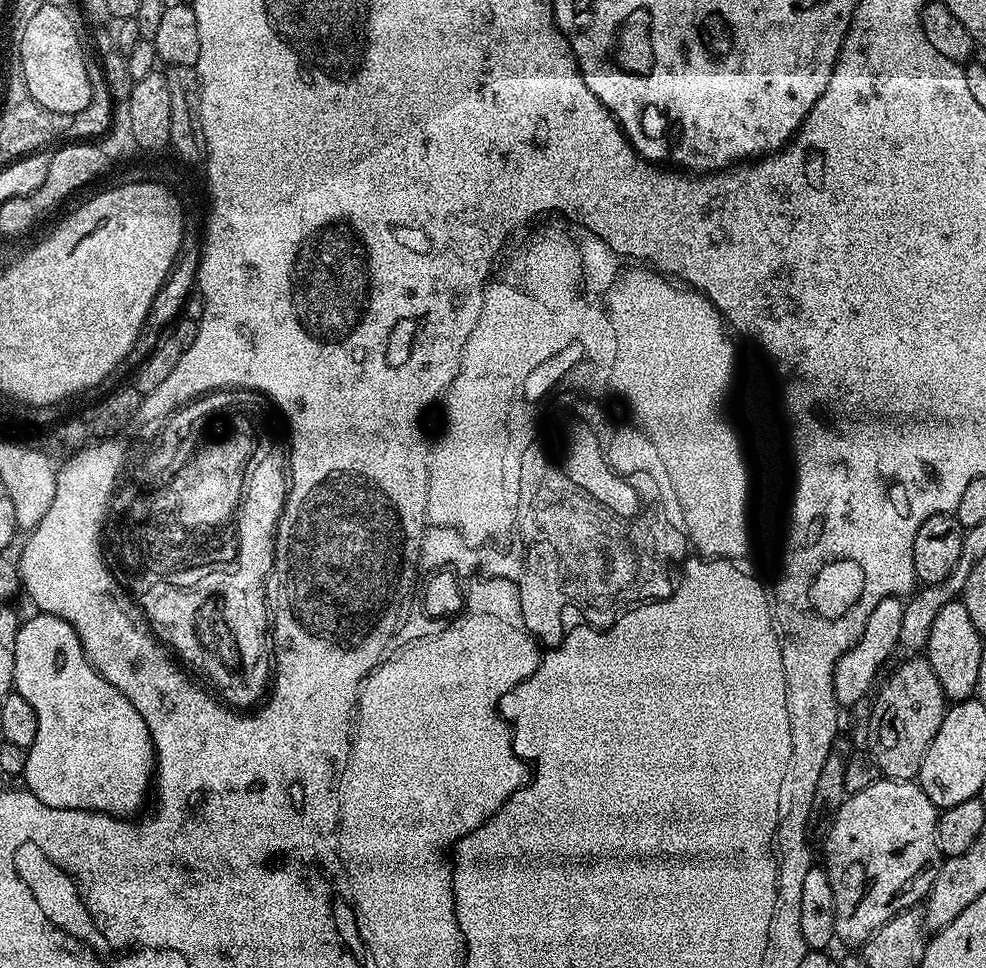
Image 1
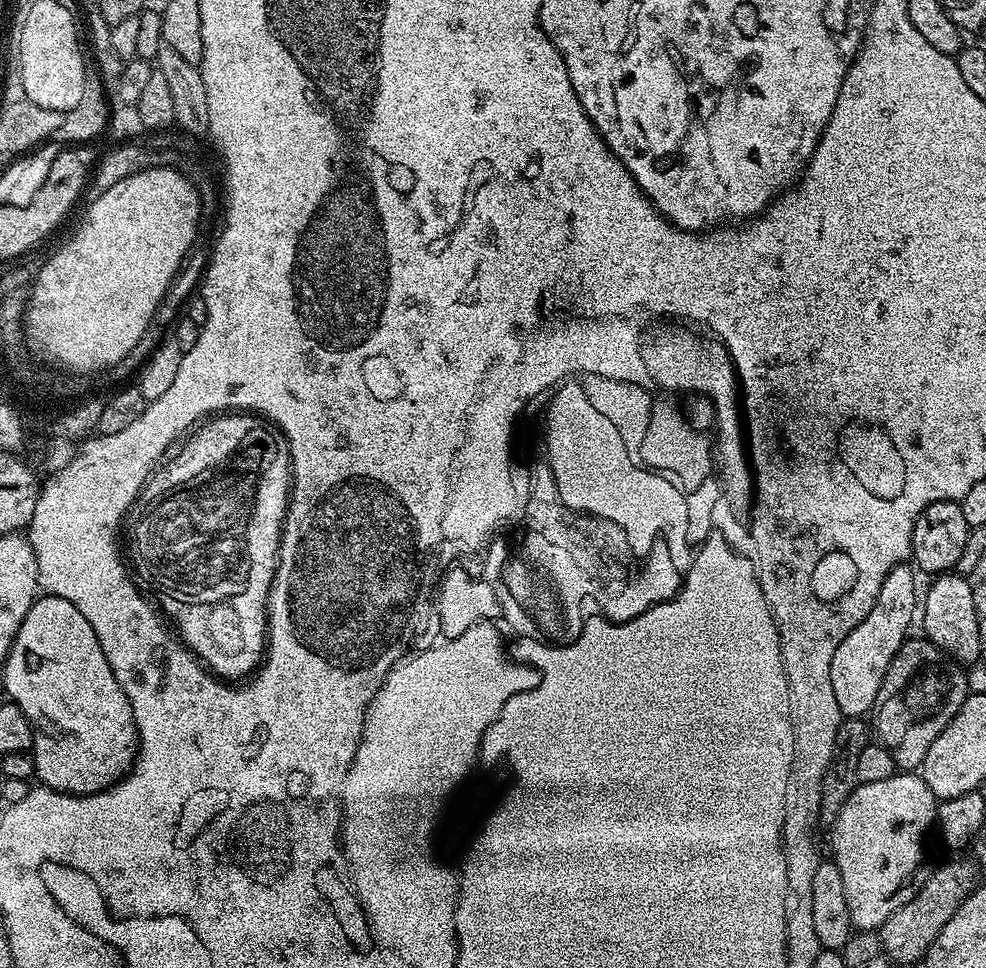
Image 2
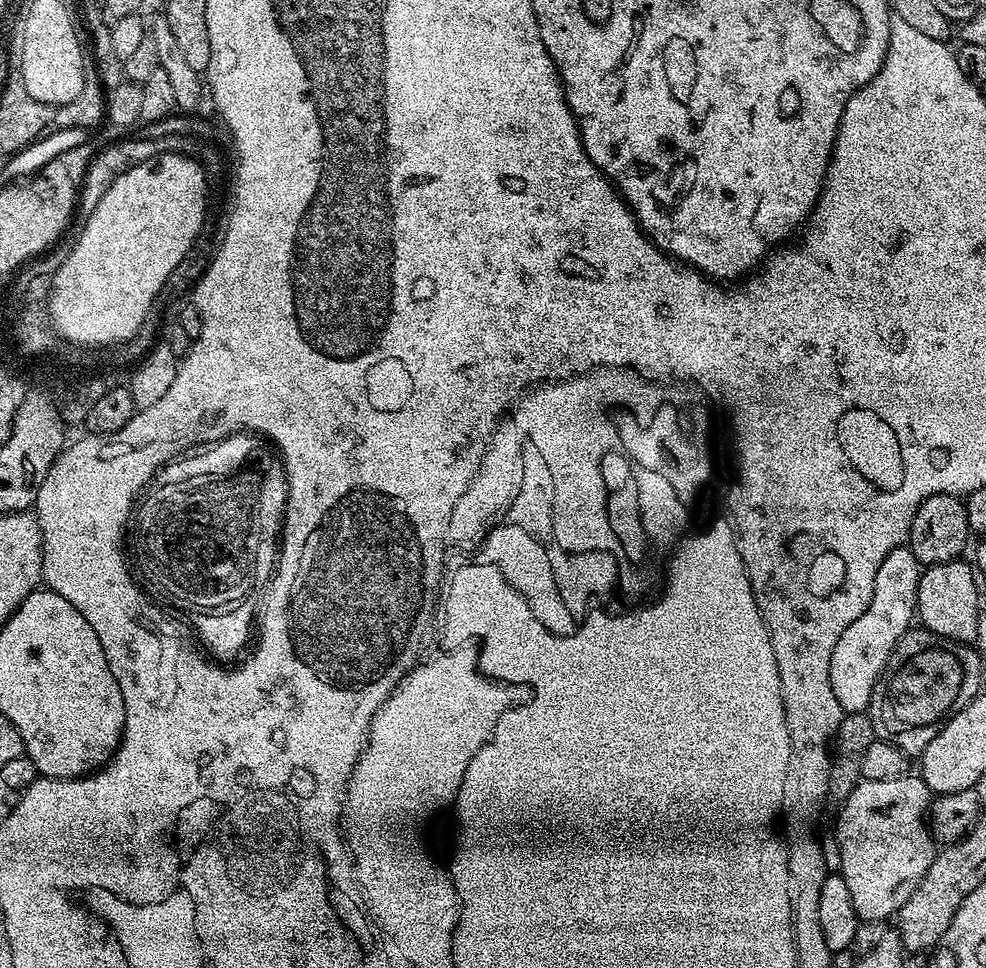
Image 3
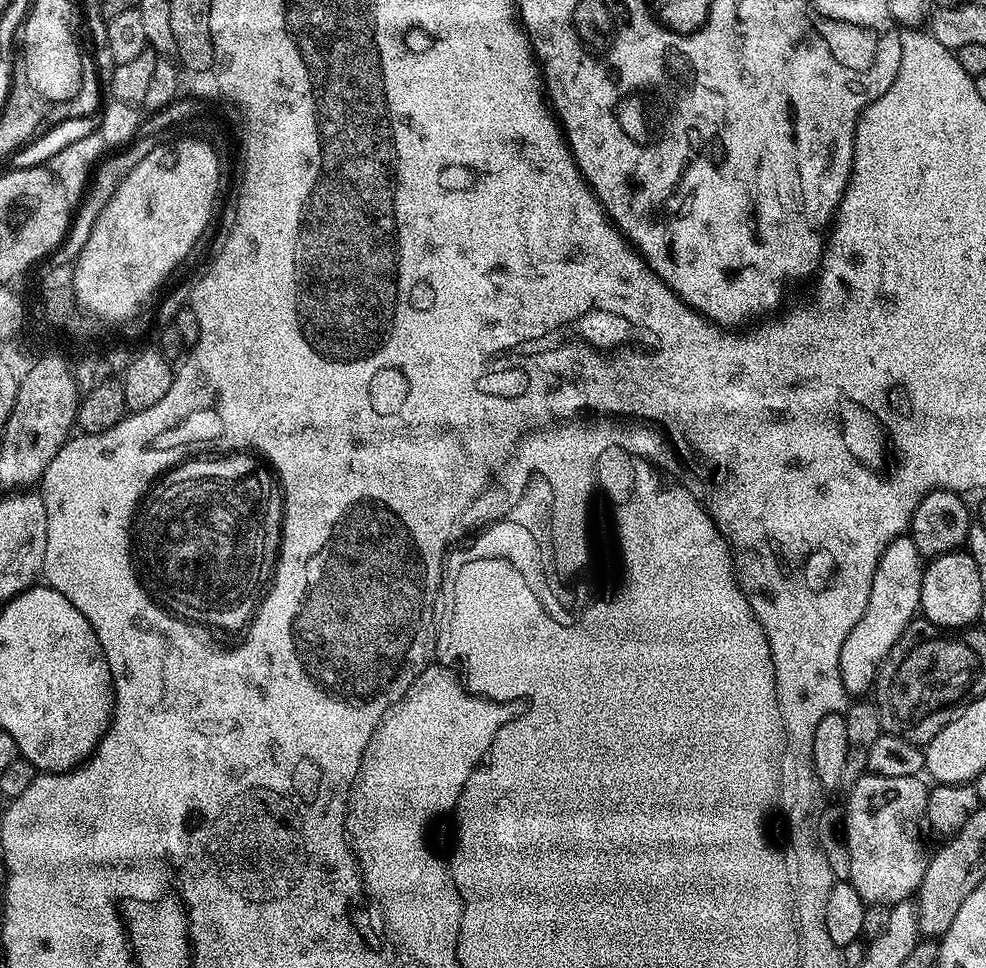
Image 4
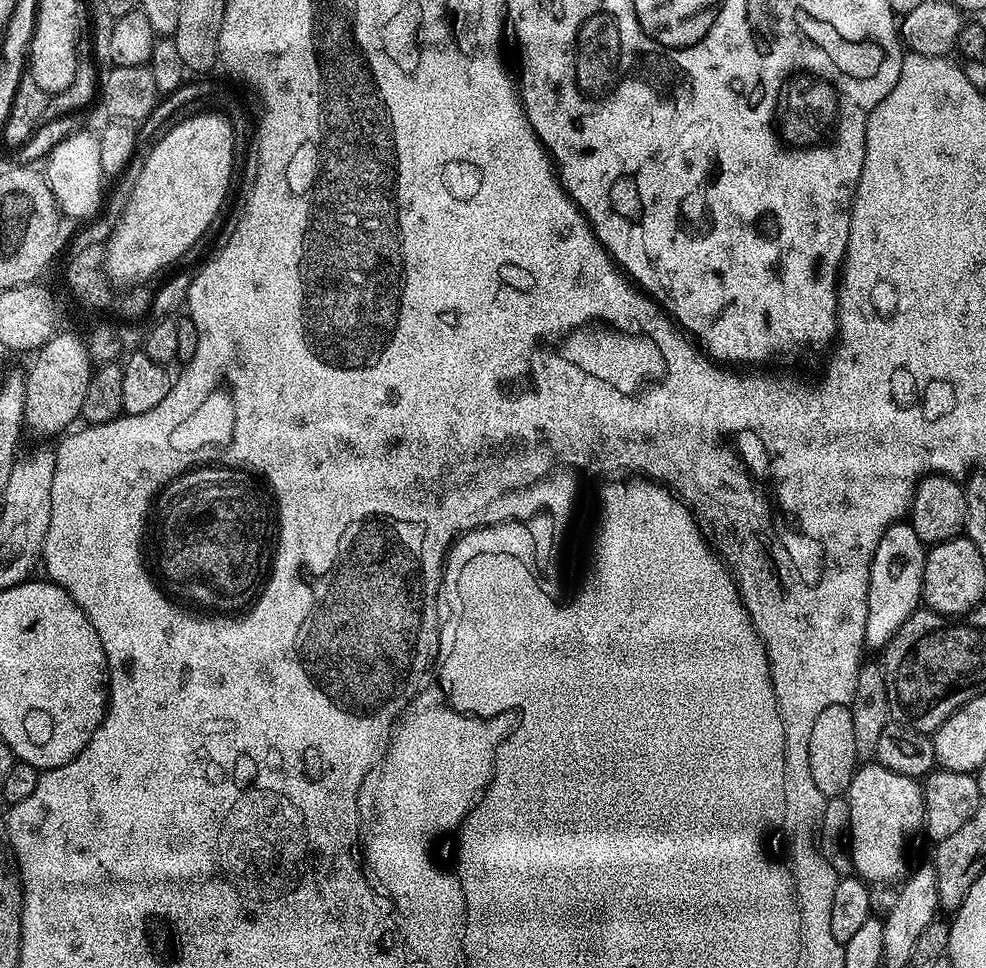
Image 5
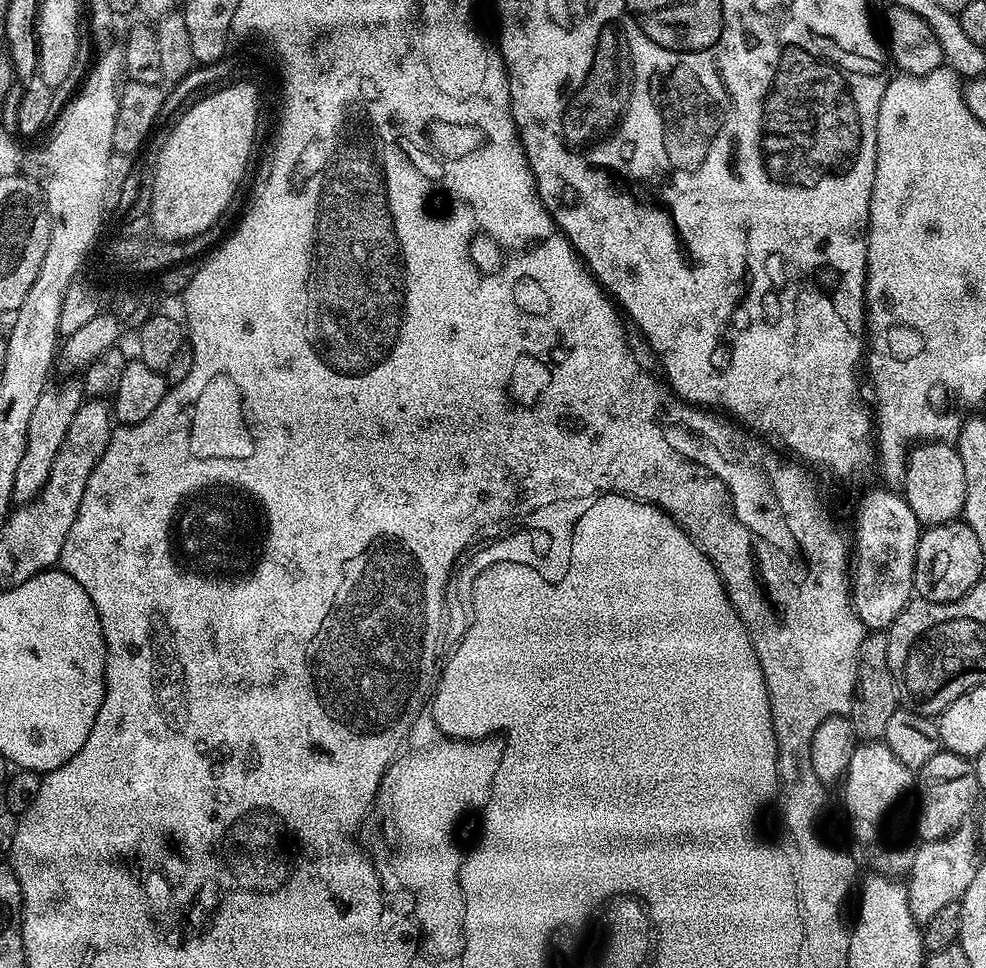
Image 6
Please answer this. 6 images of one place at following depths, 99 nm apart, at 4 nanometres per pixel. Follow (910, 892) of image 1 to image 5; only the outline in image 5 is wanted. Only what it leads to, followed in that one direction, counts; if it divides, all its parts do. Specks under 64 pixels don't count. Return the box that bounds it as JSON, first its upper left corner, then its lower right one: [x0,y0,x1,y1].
[846,762,924,882]

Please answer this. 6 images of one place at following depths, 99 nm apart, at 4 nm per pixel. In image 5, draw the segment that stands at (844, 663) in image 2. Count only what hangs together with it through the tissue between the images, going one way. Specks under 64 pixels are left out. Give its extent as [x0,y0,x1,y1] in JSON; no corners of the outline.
[865,522,926,649]

